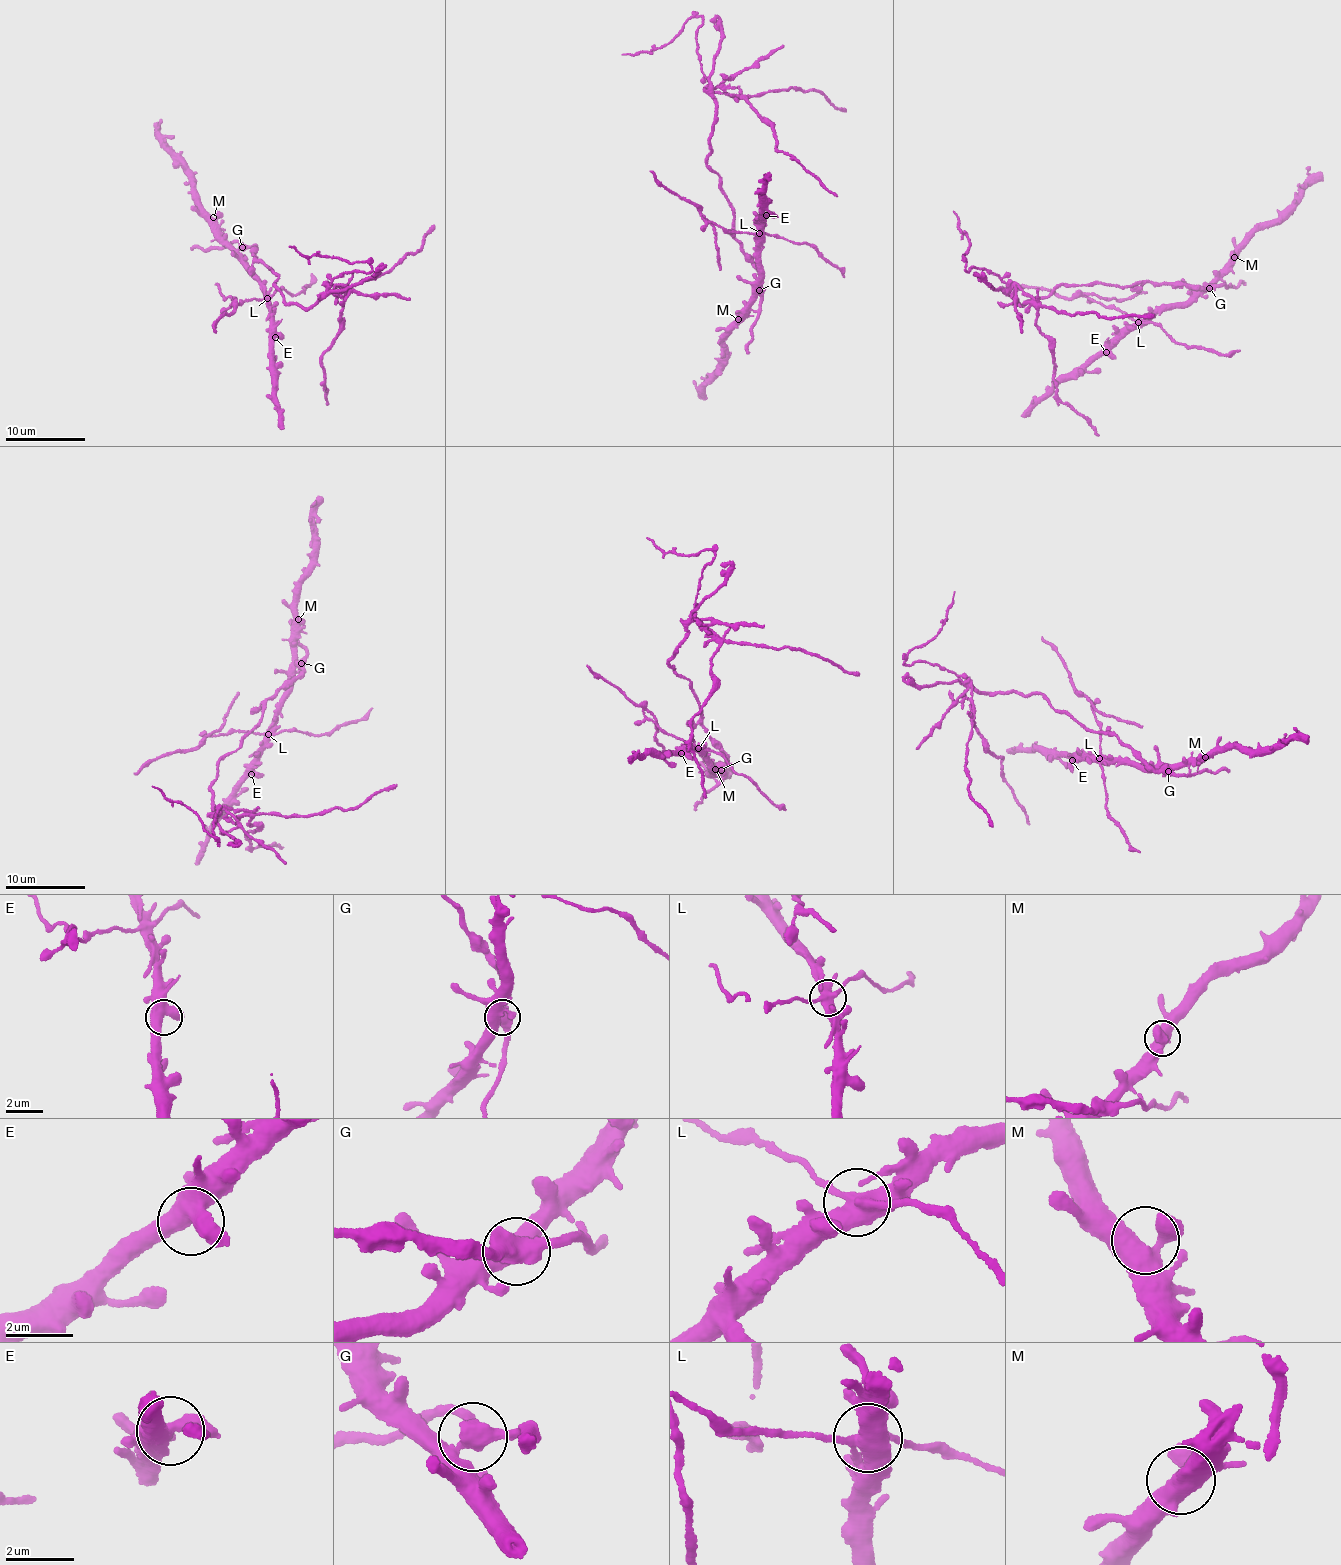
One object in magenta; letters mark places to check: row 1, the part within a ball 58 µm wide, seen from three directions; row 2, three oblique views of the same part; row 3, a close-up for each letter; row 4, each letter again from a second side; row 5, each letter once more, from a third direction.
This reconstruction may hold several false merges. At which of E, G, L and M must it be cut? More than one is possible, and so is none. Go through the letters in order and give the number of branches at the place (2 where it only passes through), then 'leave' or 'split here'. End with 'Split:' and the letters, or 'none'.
E: branches 3; leave
G: branches 3; split here
L: branches 4; split here
M: branches 4; leave
Split: G, L

